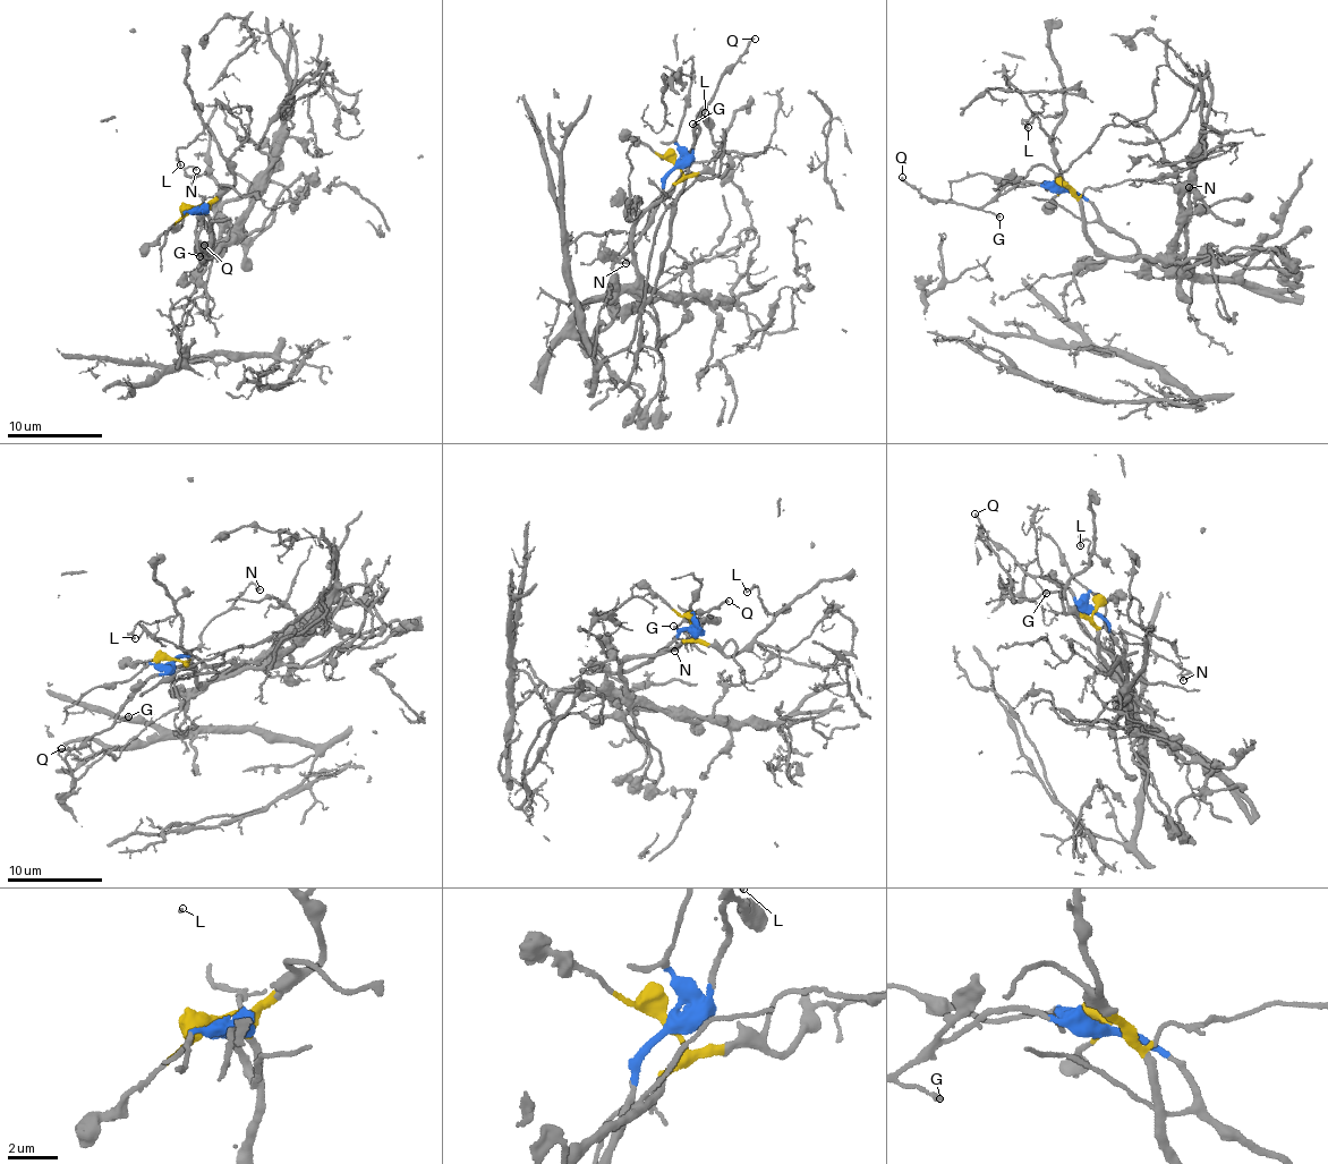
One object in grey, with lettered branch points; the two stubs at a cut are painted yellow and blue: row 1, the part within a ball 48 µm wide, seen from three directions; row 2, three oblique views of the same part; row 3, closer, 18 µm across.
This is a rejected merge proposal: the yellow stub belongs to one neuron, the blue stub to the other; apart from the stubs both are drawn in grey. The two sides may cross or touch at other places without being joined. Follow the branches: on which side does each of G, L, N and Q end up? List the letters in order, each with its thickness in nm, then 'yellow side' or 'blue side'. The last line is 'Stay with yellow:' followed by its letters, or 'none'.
G: 190 nm thick; blue side
L: 200 nm thick; yellow side
N: 190 nm thick; yellow side
Q: 160 nm thick; blue side
Stay with yellow: L, N

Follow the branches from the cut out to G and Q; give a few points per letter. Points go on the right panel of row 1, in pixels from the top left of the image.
G: (1064, 189), (1015, 183), (984, 206), (999, 215)
Q: (1064, 189), (1022, 181), (981, 206), (972, 207), (938, 202), (902, 176)

